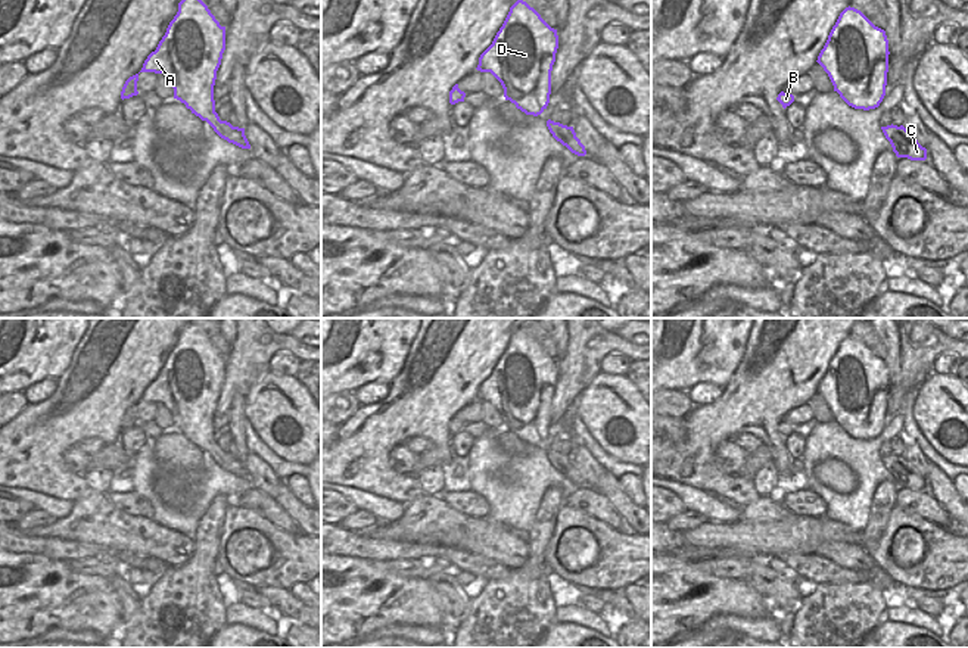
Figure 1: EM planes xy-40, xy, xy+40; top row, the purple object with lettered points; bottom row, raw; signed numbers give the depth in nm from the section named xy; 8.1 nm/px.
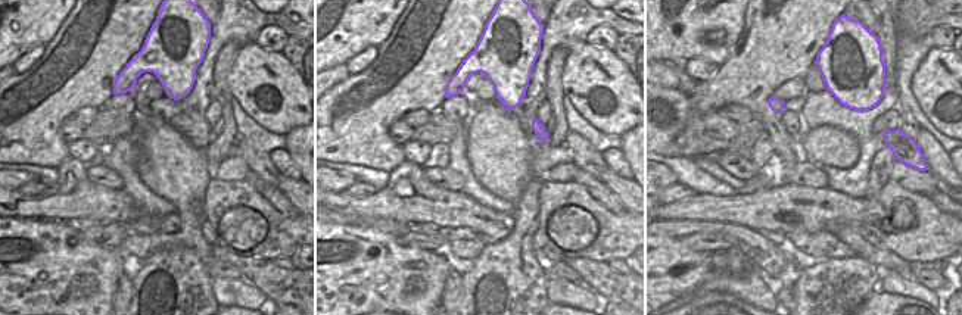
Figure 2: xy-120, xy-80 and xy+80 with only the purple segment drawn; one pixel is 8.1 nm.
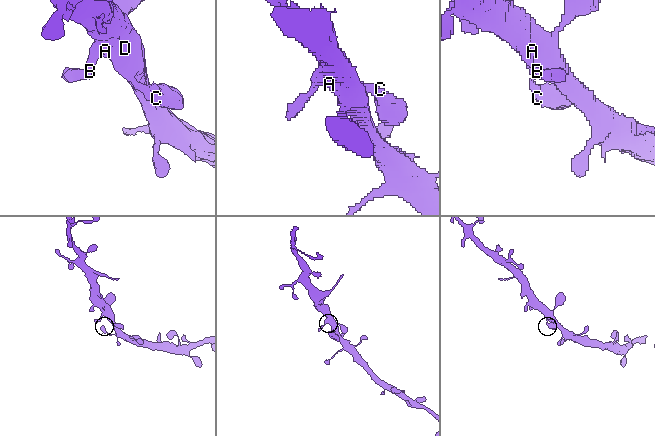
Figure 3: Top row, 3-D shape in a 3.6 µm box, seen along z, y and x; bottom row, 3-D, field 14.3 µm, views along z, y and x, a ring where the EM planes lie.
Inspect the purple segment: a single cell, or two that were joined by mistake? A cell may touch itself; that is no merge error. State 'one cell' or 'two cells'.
one cell

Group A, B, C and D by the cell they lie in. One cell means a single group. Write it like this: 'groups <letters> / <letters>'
groups A B C D

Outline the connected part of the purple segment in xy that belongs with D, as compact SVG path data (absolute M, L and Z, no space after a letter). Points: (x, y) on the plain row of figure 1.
M519 328L476 399L491 402L501 412L505 430L526 445L538 446L550 433L557 378L557 359Z

